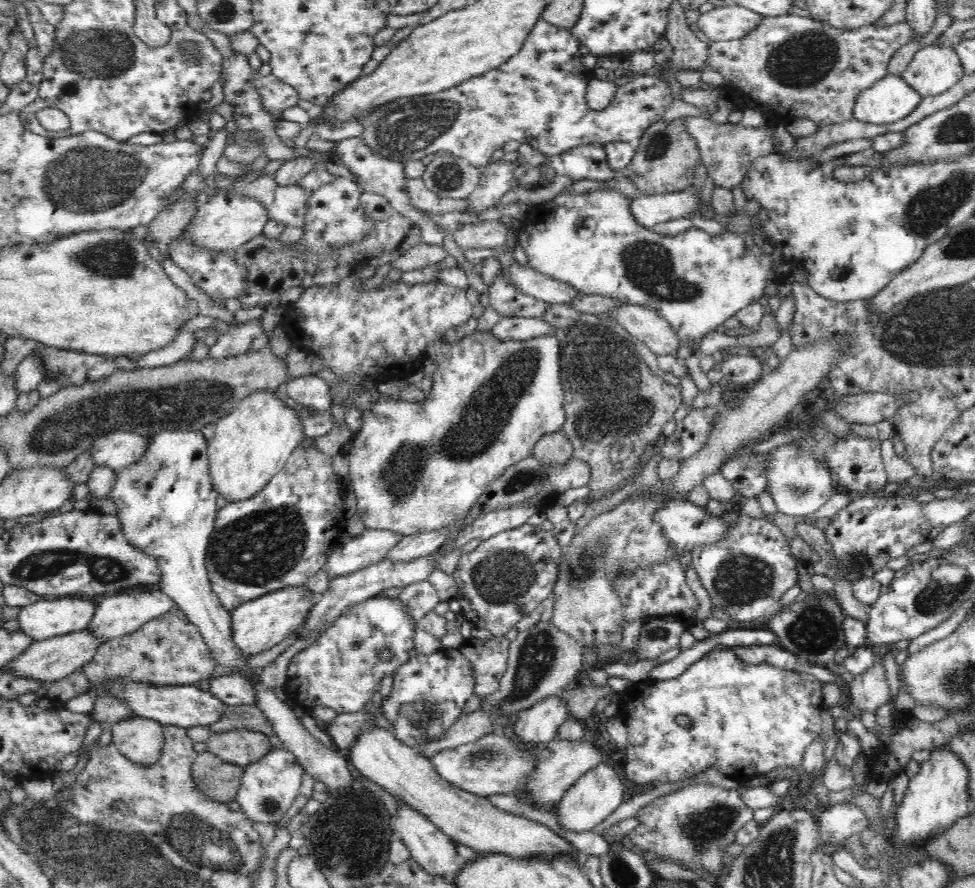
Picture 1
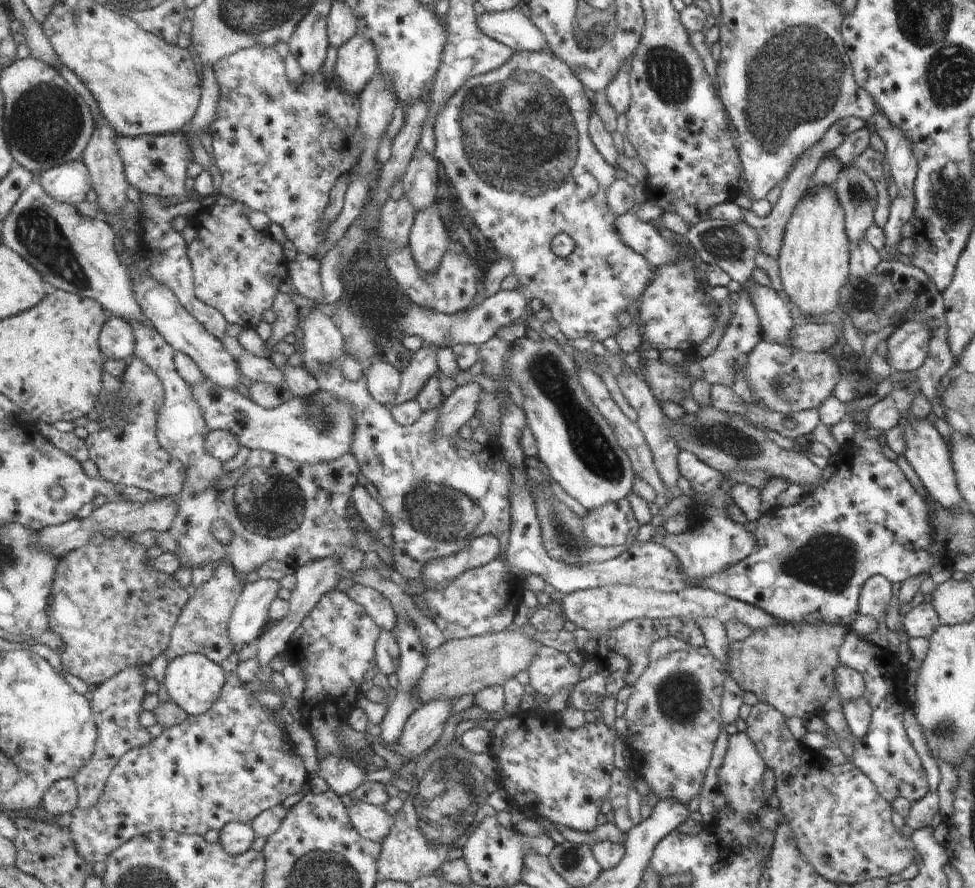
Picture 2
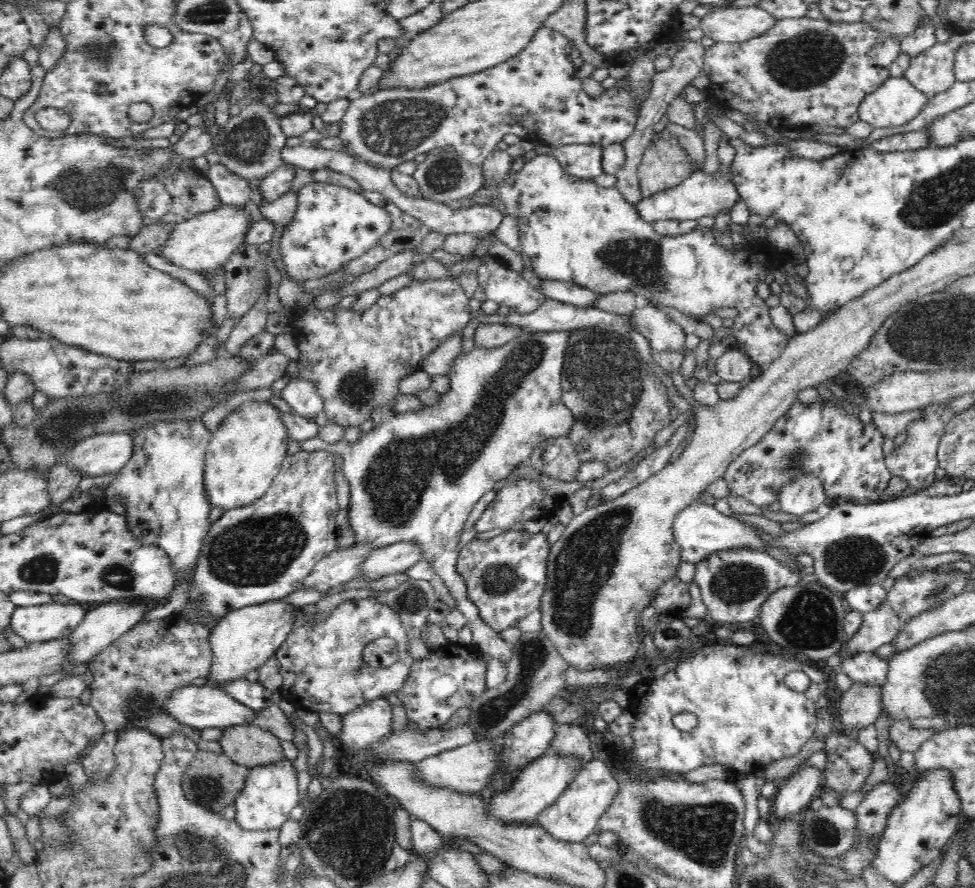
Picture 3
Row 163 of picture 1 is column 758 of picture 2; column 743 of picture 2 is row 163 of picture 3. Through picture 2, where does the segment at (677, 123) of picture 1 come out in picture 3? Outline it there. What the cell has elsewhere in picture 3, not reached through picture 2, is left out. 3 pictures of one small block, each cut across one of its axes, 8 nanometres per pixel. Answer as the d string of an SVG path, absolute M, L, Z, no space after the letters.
M666 129L655 131L637 166L642 196L648 198L682 184L693 172L691 159L678 136Z

